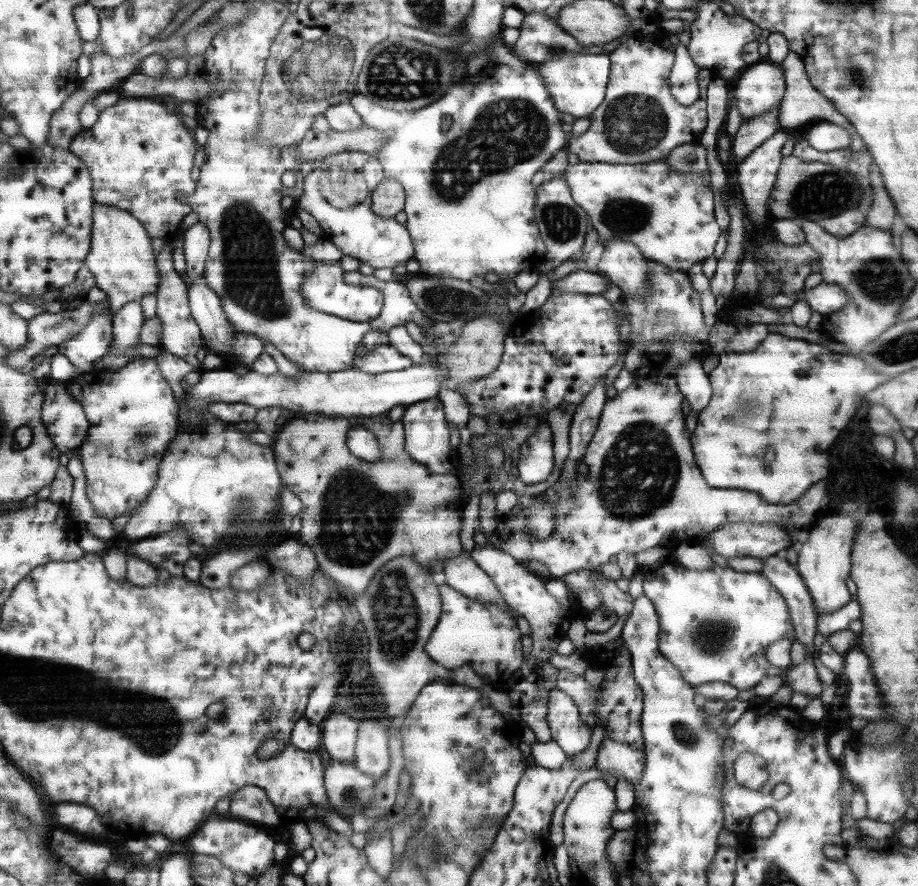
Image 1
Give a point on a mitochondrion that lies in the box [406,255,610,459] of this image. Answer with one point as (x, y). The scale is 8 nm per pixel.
(446, 301)

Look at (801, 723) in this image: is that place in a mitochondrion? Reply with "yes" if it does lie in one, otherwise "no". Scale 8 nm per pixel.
no

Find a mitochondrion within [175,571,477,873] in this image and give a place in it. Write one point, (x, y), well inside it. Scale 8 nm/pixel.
(352, 799)

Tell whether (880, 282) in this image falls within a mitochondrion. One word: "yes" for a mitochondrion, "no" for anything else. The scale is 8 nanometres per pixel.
yes

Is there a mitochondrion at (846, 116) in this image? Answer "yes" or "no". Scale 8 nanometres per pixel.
no

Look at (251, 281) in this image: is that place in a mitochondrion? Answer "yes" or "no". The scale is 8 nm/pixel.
yes

